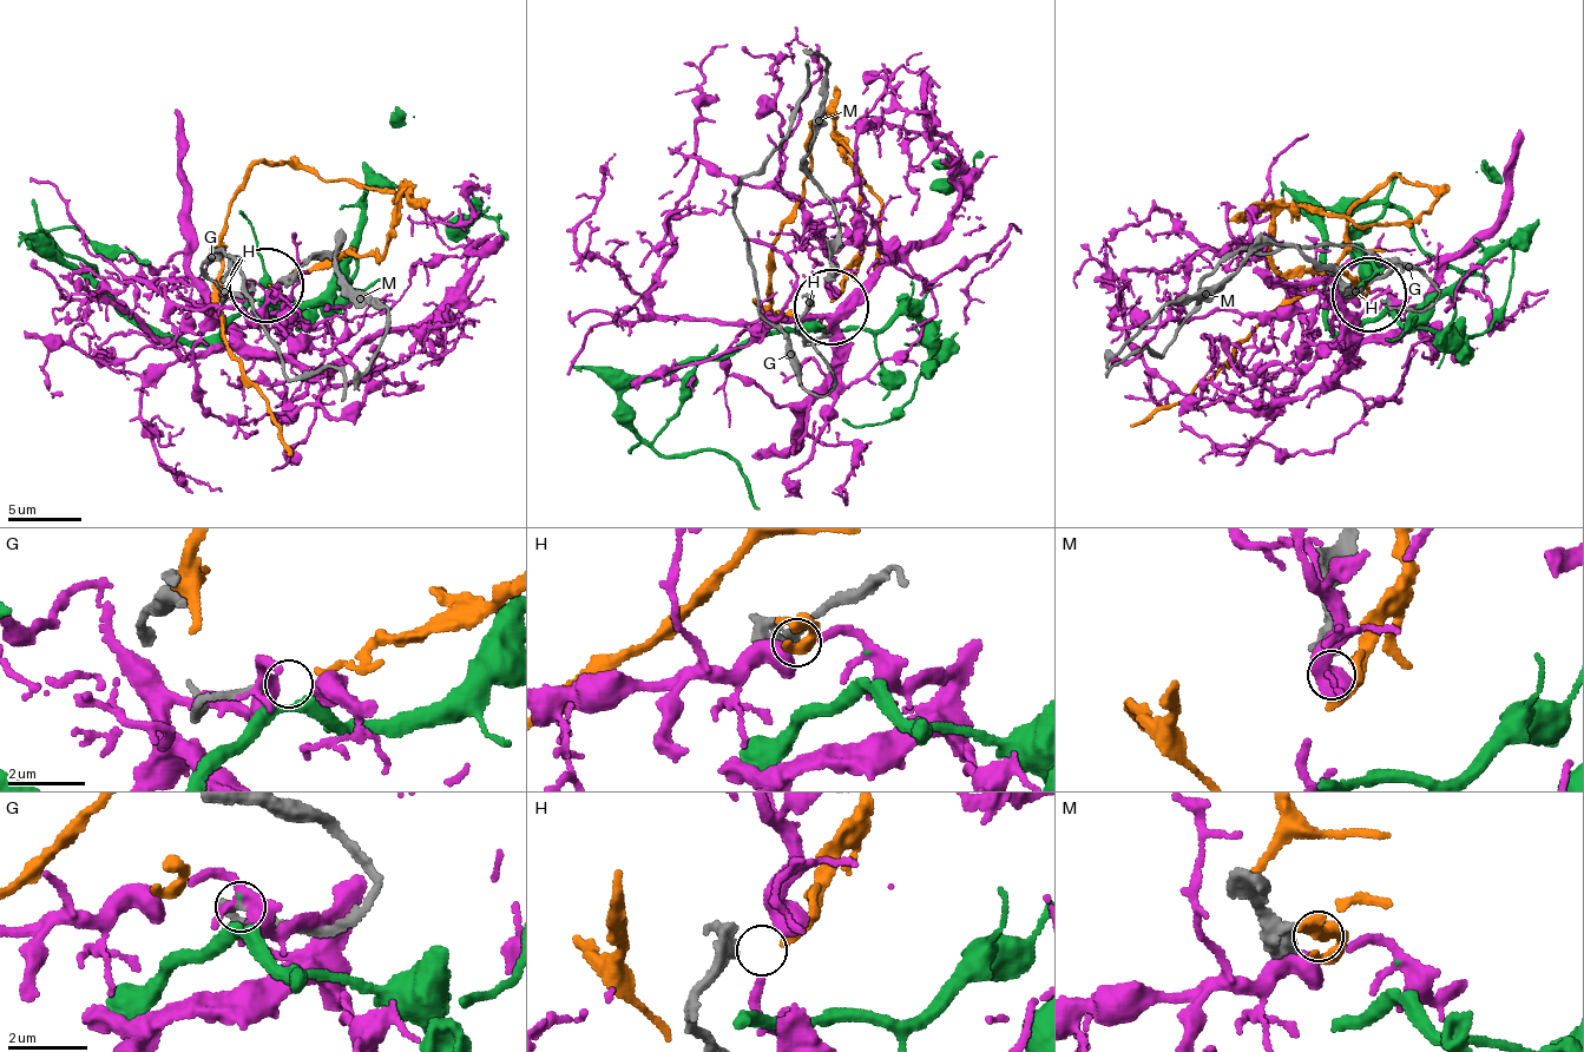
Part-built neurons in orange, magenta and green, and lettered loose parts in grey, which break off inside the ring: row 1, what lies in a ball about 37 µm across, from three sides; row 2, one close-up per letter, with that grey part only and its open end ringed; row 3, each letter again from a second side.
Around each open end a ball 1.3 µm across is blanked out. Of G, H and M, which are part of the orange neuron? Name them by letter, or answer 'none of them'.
H

